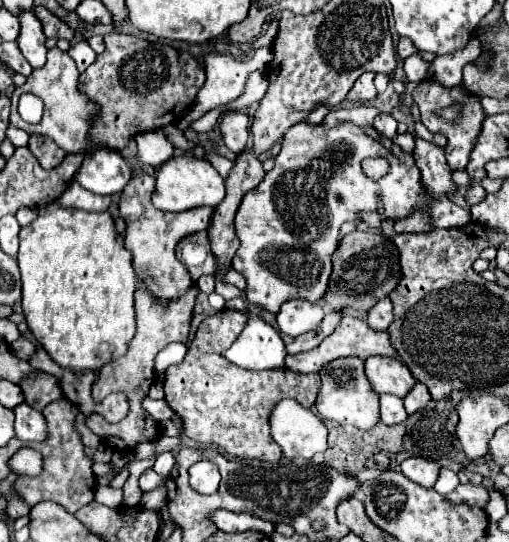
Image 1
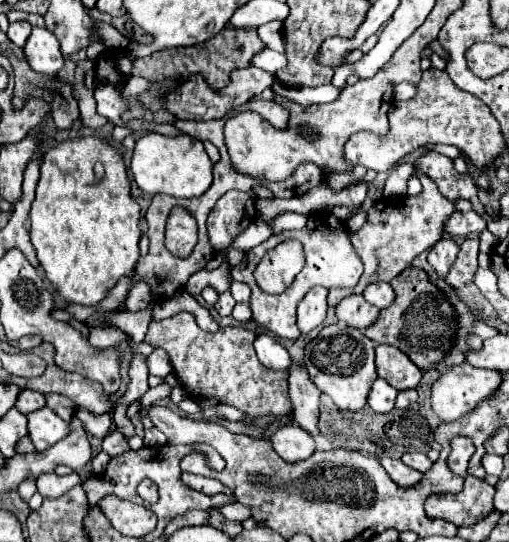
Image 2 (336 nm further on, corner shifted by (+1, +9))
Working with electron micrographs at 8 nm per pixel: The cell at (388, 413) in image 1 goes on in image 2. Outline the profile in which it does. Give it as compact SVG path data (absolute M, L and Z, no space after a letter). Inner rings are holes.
M378 378L368 394L368 406L374 412L390 412L394 408L394 400L396 400L398 390L394 390L386 380Z

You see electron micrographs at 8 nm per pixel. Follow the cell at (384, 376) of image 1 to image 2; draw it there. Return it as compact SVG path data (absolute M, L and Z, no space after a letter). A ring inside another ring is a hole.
M376 346L376 368L378 376L396 390L416 388L422 378L422 370L404 352L392 346Z

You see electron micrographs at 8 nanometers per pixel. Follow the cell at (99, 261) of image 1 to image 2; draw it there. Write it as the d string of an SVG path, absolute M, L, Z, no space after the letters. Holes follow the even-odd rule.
M82 136L82 138L76 138L76 140L64 140L56 146L52 146L46 154L44 154L44 162L42 162L42 168L40 168L40 180L38 180L38 186L36 186L36 198L32 202L32 210L30 210L30 220L32 220L32 228L30 228L30 238L32 238L32 244L36 248L36 254L38 254L38 260L40 260L40 266L44 268L46 272L46 278L56 286L56 290L60 292L62 298L66 298L68 302L76 302L76 304L84 304L84 306L94 306L98 304L106 292L122 278L126 276L130 270L134 270L140 254L138 254L138 242L140 242L140 236L142 236L142 230L138 226L140 222L140 206L138 202L132 198L130 194L130 180L128 180L128 172L126 172L126 164L124 164L124 156L122 152L108 140L108 138L100 138L100 136ZM94 162L102 162L104 164L104 176L98 180L96 174L94 174Z

